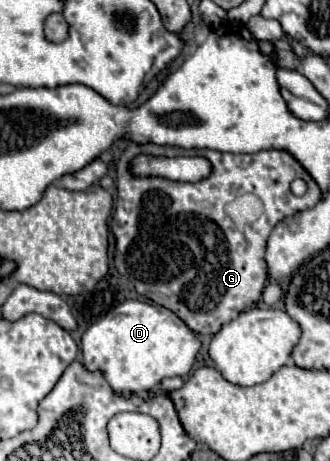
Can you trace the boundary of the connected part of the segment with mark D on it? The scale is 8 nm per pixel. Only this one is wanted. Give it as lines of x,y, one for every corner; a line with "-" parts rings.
131,299
131,301
117,305
105,319
93,323
83,333
83,337
81,337
81,357
83,357
81,363
87,371
103,371
103,377
107,379
107,383
111,385
111,389
117,395
131,397
131,395
137,395
141,391
151,391
165,377
187,375
193,369
199,347
201,347
201,343
199,343
197,335
175,313
171,313
165,307
161,309
157,305

